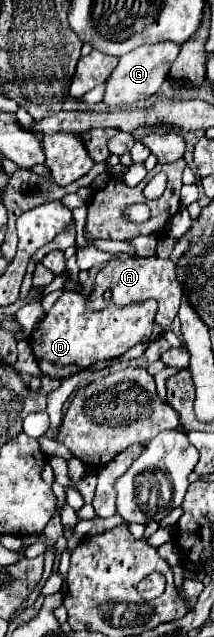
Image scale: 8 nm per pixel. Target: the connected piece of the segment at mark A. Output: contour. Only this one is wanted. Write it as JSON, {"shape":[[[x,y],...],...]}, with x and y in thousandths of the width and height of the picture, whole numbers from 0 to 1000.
{"shape":[[[533,399],[533,408],[514,408],[449,433],[449,446],[430,452],[430,471],[421,471],[421,487],[467,487],[486,480],[477,462],[495,455],[523,455],[523,474],[570,480],[682,468],[720,468],[738,474],[738,490],[729,490],[729,505],[738,509],[794,509],[841,484],[850,474],[850,455],[832,449],[832,440],[813,433],[813,411],[794,405],[738,405],[738,402],[607,402],[607,399]]]}

